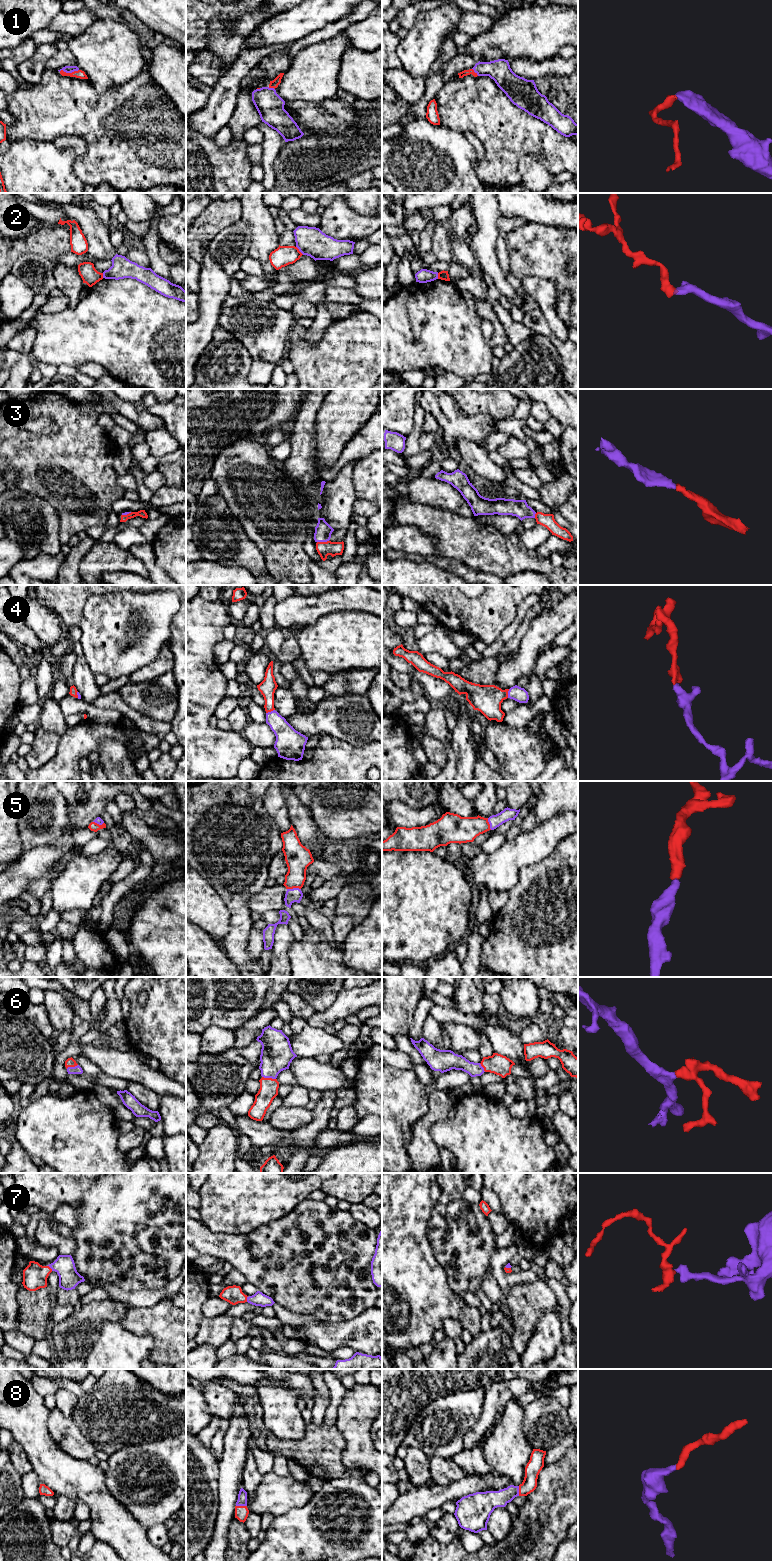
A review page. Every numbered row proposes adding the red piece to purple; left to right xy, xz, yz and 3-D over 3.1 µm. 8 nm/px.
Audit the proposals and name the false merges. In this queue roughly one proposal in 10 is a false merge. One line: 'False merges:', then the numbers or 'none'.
False merges: 2

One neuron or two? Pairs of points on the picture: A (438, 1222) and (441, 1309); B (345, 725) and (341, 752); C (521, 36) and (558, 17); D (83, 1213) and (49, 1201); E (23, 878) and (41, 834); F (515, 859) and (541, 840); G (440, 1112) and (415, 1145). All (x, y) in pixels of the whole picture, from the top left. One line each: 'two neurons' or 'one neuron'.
A: two neurons
B: two neurons
C: one neuron
D: two neurons
E: two neurons
F: one neuron
G: one neuron

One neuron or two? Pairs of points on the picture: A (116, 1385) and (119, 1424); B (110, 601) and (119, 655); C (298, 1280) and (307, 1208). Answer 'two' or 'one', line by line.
A: one
B: one
C: one

